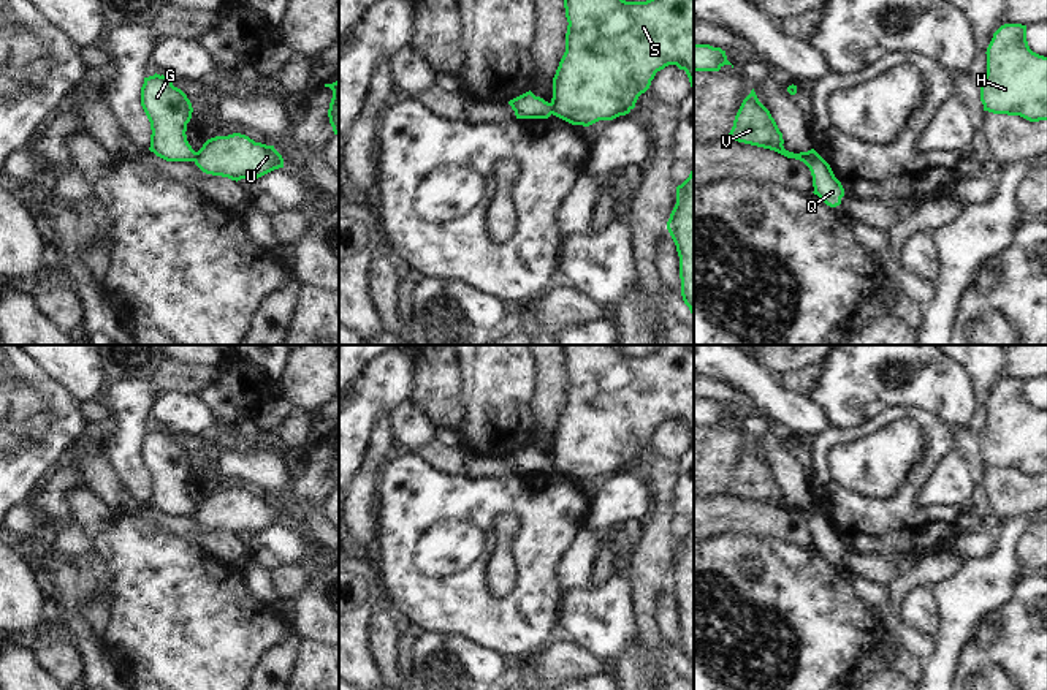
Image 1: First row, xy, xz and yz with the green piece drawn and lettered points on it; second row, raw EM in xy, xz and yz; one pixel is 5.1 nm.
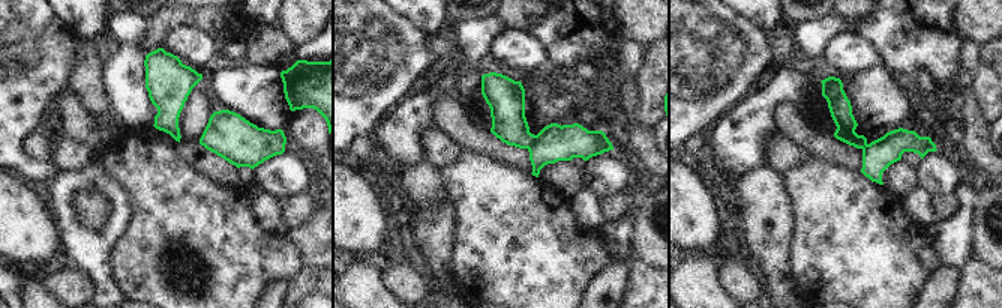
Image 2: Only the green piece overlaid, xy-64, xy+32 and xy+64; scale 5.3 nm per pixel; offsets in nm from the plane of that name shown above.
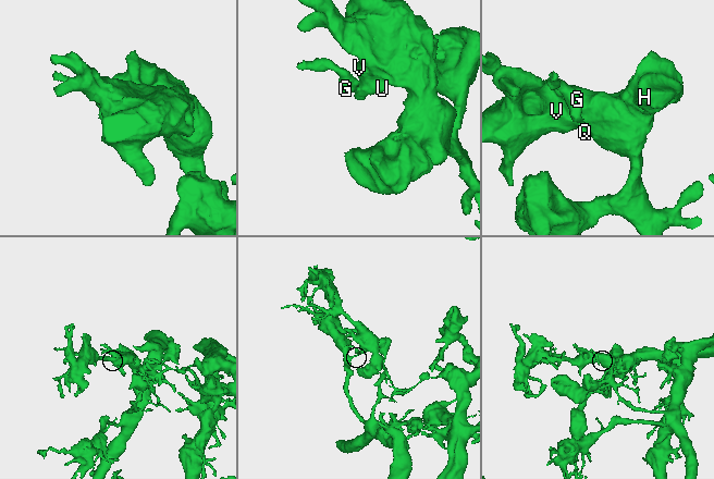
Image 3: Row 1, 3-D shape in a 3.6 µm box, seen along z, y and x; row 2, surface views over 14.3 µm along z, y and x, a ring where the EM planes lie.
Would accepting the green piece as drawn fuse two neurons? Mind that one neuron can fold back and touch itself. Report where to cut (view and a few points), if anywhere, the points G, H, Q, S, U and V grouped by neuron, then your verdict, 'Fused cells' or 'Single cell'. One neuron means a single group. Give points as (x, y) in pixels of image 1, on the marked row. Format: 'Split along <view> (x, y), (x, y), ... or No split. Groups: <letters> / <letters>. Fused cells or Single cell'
Split along xz (550, 103), (553, 113). Groups: G / H Q S U V. Fused cells

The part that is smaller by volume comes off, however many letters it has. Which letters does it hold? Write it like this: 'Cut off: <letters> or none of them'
Cut off: G

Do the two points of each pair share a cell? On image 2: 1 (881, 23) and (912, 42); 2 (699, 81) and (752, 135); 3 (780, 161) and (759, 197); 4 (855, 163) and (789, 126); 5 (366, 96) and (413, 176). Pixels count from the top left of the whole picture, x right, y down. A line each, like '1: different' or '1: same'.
1: same
2: same
3: different
4: same
5: different

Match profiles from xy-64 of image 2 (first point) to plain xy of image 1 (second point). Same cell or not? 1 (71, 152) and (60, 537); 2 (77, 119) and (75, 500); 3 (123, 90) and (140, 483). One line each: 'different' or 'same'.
1: same
2: same
3: same

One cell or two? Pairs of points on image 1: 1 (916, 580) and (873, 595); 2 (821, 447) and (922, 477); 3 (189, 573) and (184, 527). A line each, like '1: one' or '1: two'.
1: two
2: one
3: two

